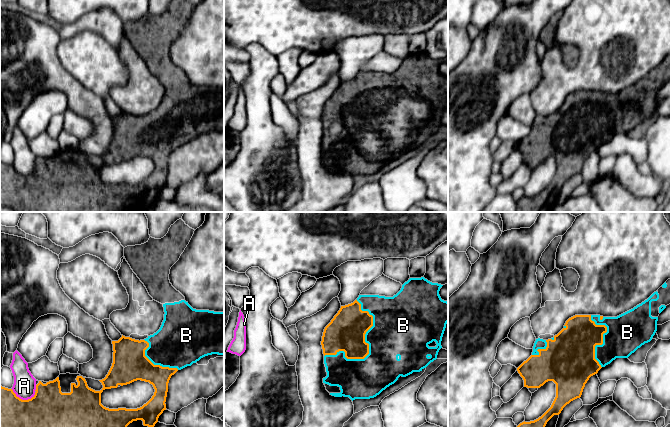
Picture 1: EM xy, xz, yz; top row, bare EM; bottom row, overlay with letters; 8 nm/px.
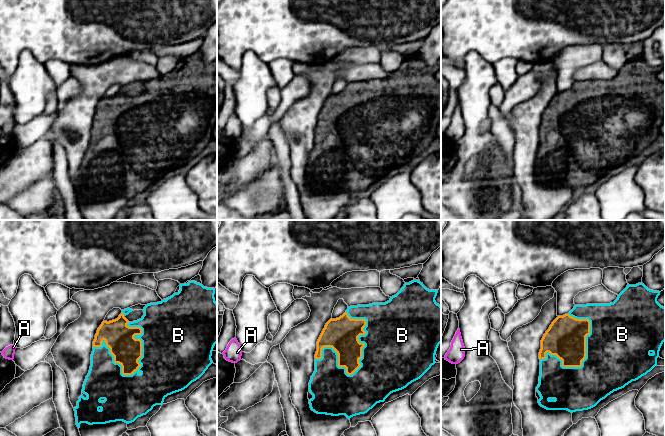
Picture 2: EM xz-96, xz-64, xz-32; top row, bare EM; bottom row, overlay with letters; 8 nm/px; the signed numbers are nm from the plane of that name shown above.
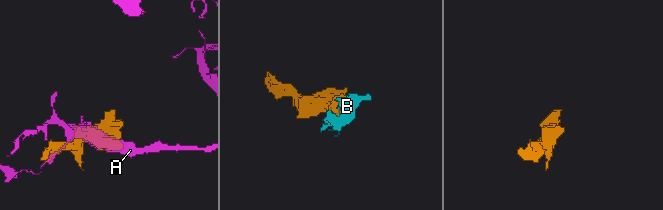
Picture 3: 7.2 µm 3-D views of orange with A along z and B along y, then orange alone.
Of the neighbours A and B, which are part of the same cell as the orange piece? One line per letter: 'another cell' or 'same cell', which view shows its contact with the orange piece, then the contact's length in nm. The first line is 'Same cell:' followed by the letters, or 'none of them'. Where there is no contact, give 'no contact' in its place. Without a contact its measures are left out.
Same cell: B
A: another cell; contact in xy; length 200 nm
B: same cell; contact in xz; length 550 nm

